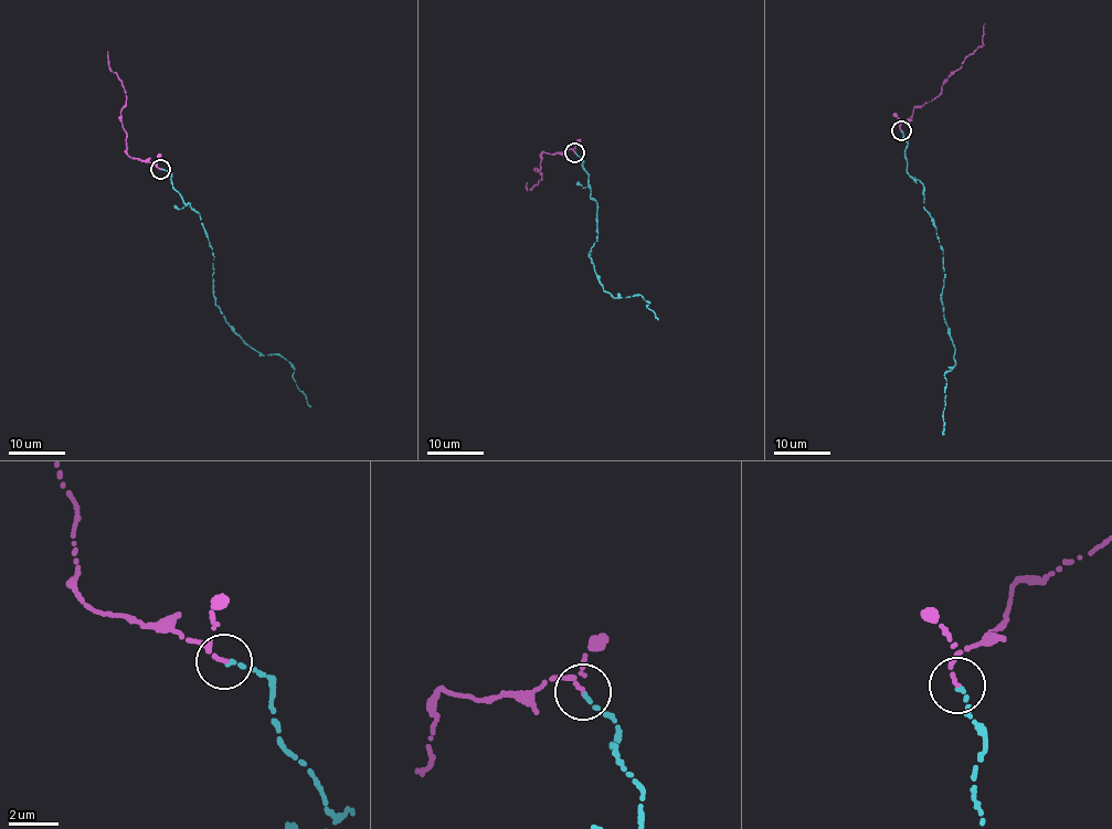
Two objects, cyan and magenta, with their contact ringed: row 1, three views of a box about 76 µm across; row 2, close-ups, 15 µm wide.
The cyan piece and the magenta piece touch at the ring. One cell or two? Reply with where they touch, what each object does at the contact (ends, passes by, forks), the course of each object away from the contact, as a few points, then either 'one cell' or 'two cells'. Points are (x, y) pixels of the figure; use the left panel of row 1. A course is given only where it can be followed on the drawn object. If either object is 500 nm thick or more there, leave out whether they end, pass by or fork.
at (160, 169); cyan ends there; magenta ends there; cyan runs (161, 170), (199, 213), (224, 320), (258, 352), (289, 362), (310, 406); magenta runs (159, 169), (130, 158), (125, 151), (120, 110), (127, 97), (116, 73), (110, 71), (107, 52); one cell

